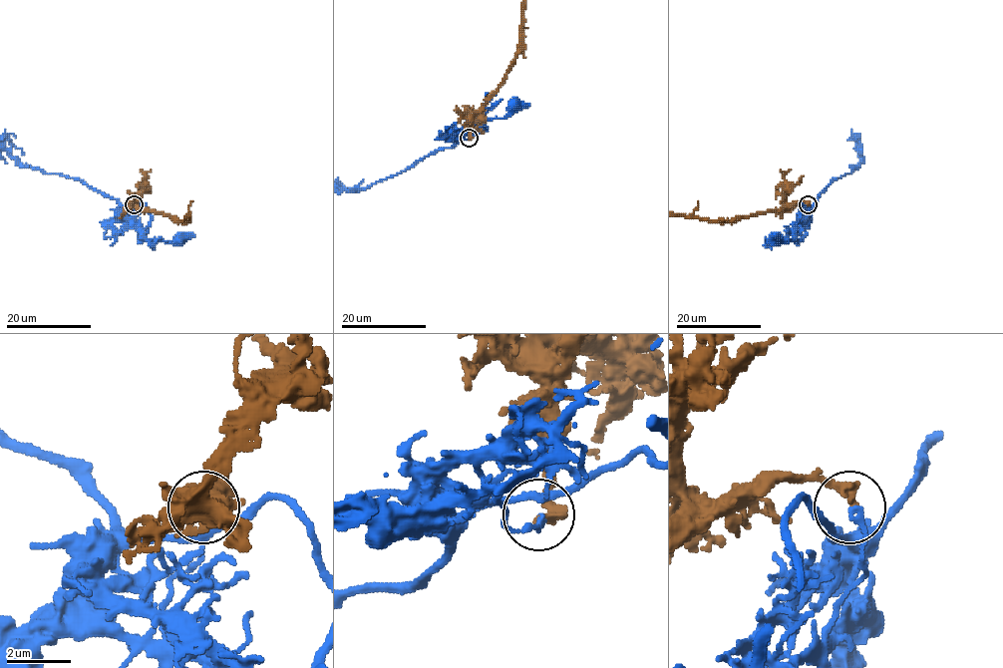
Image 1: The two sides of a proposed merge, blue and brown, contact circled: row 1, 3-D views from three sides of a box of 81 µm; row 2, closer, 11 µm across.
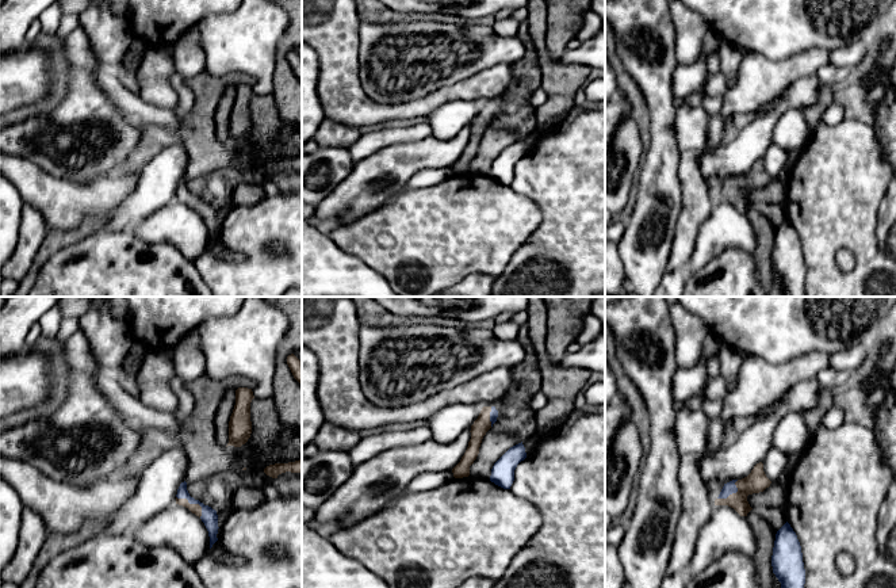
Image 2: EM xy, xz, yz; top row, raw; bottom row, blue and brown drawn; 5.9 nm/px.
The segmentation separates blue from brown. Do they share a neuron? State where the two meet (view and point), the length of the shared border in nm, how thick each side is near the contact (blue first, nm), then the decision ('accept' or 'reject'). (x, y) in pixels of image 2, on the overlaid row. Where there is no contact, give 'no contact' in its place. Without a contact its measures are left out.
xy (192, 503) | 200 nm | 100/60 nm | reject

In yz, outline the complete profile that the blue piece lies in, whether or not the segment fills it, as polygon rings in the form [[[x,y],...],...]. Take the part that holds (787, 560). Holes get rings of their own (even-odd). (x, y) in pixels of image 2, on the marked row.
[[[788,522],[776,534],[771,566],[781,588],[804,588],[805,569],[801,546]]]

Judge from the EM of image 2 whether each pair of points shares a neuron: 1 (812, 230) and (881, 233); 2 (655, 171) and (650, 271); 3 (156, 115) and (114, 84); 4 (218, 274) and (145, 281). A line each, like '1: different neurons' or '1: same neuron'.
1: different neurons
2: same neuron
3: same neuron
4: different neurons

